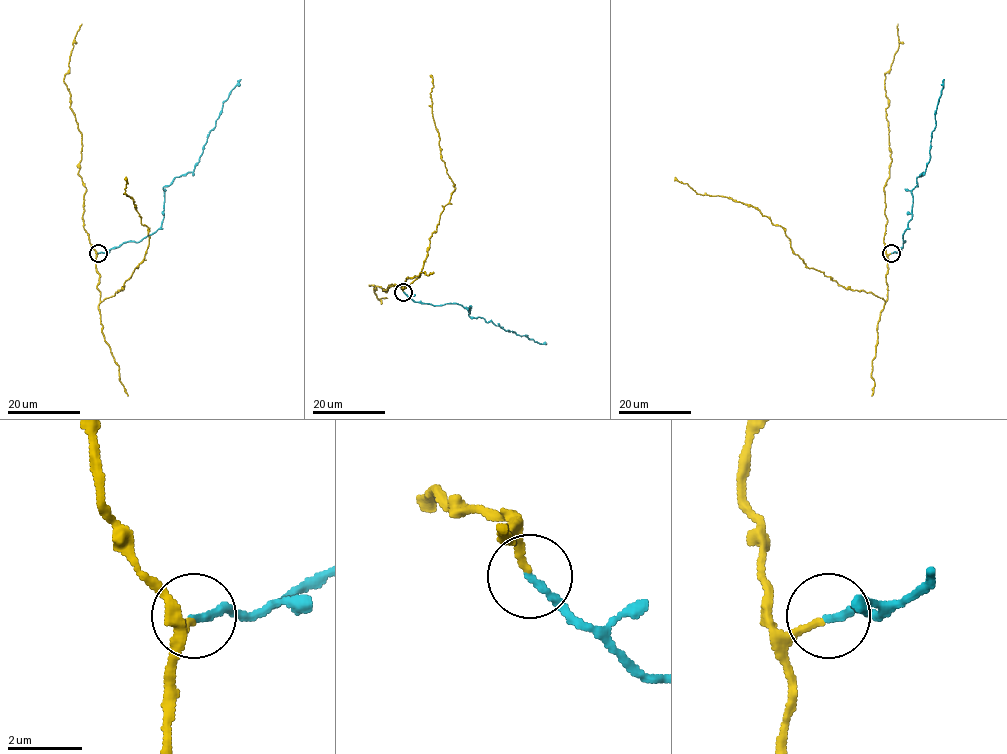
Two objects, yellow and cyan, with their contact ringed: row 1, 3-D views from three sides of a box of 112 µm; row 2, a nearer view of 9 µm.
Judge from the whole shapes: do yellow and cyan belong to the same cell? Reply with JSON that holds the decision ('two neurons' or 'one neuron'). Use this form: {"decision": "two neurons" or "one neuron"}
{"decision": "one neuron"}

